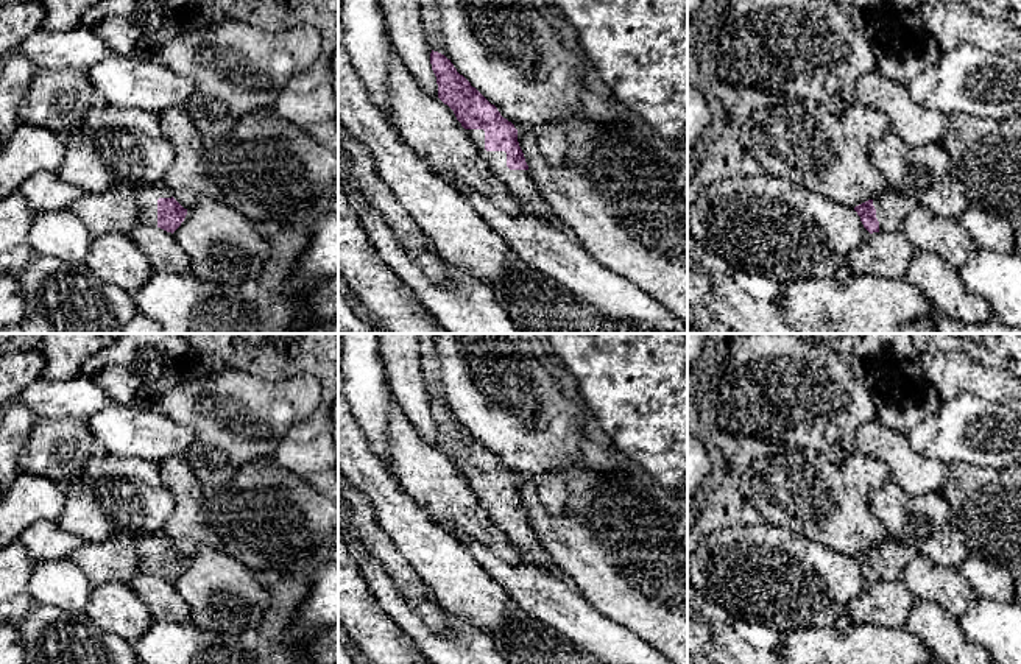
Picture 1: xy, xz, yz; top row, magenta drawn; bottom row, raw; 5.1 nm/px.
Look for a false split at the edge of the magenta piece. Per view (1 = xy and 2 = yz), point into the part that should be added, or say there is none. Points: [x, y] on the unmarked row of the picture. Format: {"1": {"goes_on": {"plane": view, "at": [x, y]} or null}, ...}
{"1": {"goes_on": {"plane": "xy", "at": [147, 547]}}, "2": {"goes_on": {"plane": "yz", "at": [892, 557]}}}

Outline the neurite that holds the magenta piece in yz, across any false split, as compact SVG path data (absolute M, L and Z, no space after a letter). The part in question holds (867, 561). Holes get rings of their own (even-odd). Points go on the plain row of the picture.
M893 538L885 539L881 546L868 549L854 556L864 577L873 581L893 581L899 580L909 561L920 553Z

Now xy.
M164 530L136 541L140 570L175 581L187 564Z

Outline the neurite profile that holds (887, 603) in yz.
M901 580L873 581L862 595L848 603L848 622L904 628L917 602Z

